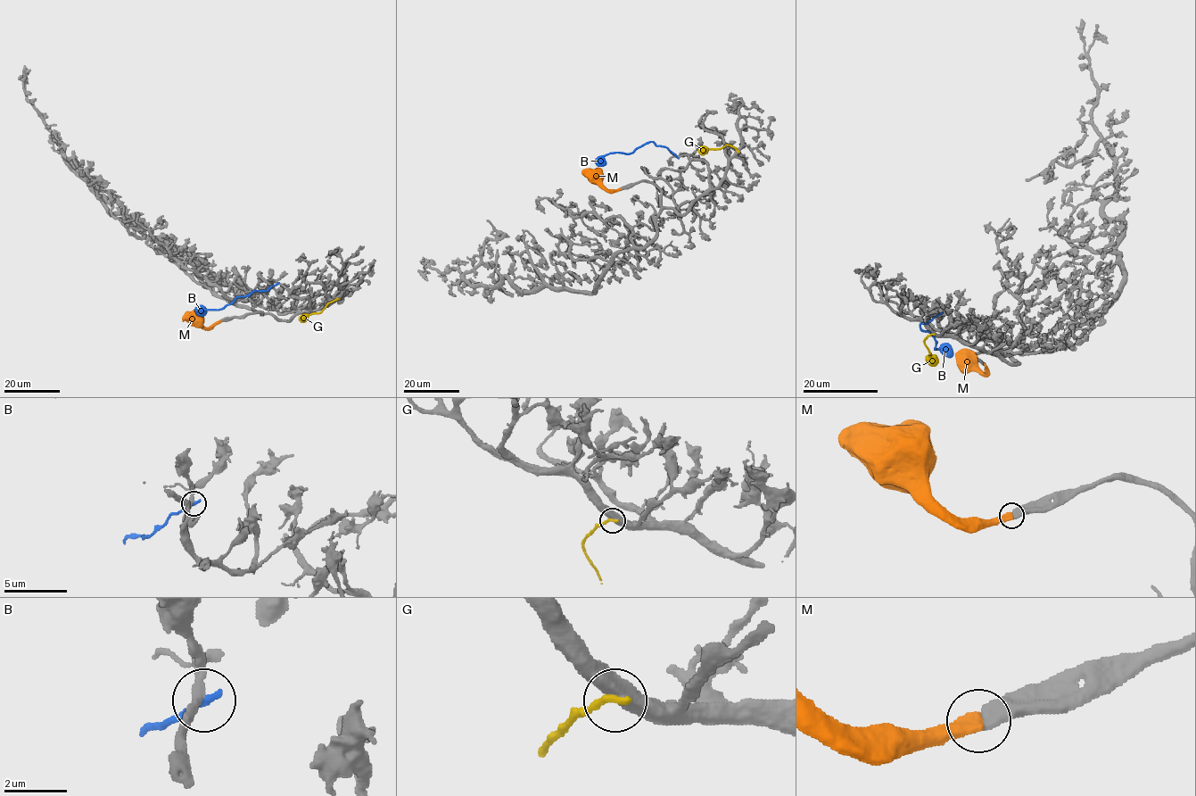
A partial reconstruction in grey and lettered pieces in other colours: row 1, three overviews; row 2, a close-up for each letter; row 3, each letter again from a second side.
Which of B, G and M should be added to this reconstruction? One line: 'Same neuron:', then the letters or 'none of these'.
Same neuron: M

